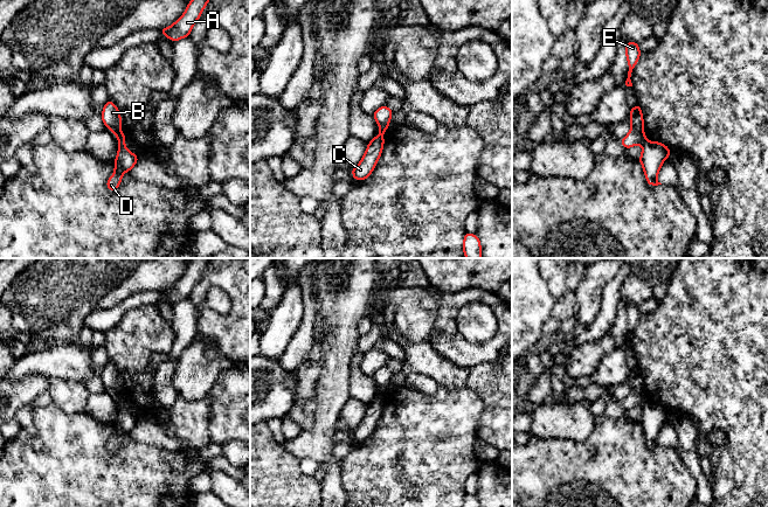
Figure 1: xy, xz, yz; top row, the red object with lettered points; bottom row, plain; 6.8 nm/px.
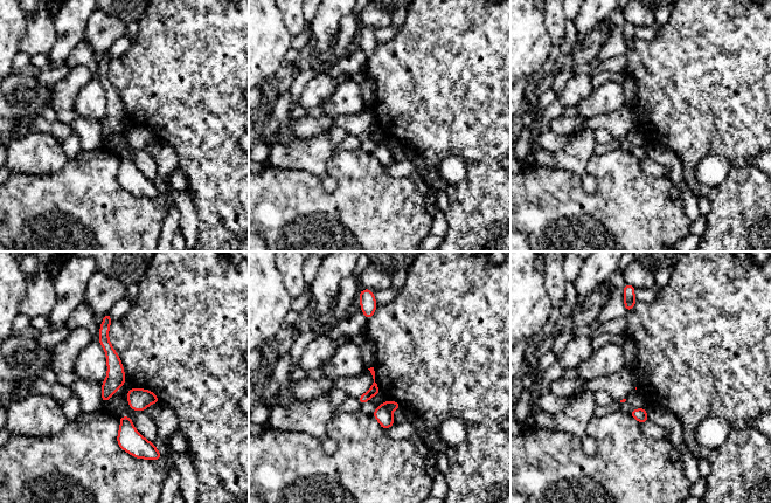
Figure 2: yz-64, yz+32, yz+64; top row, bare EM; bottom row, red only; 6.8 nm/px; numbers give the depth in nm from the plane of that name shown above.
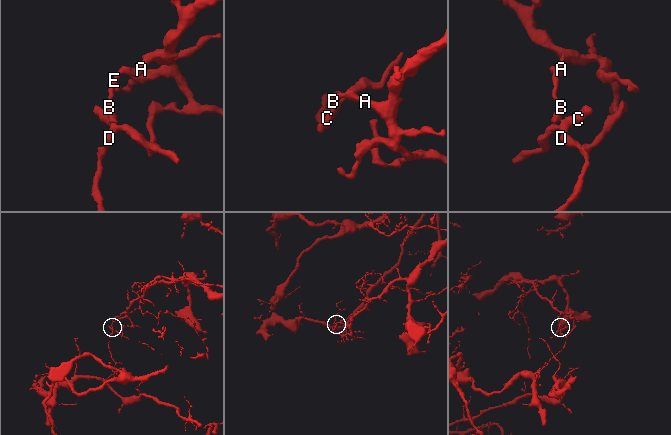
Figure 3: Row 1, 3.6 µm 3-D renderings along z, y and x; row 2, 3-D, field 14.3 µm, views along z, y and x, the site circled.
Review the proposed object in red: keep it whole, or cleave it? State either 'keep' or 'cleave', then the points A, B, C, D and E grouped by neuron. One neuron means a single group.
cleave | A B E / C D

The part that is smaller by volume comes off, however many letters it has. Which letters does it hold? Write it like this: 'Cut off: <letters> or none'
Cut off: C, D

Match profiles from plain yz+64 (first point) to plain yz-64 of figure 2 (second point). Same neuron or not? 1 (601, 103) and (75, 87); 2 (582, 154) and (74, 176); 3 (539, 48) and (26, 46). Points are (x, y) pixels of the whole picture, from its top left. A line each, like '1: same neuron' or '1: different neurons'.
1: different neurons
2: different neurons
3: different neurons

